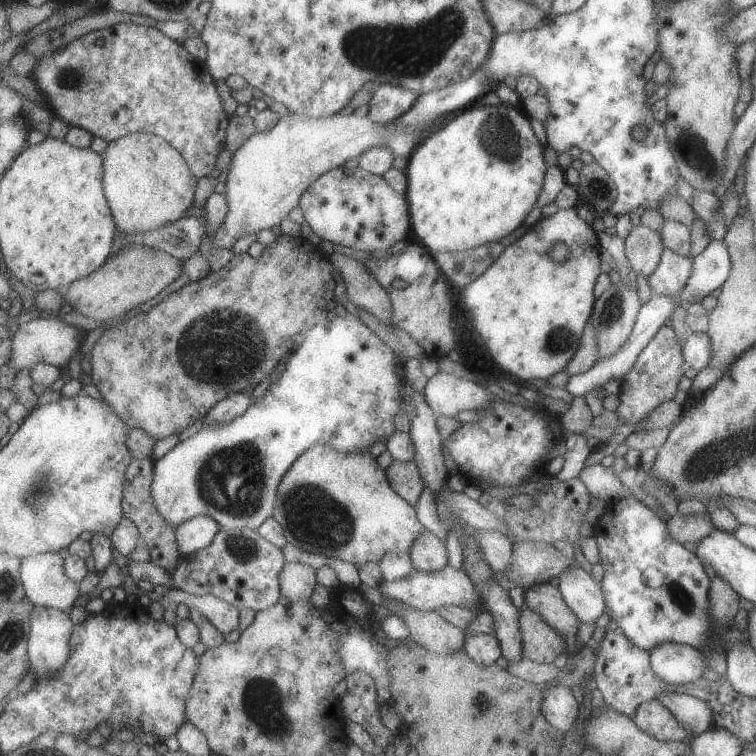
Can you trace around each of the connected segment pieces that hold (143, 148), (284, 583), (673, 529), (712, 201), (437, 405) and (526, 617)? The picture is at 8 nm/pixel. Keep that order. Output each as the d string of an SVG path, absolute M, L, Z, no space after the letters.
M130 133L125 137L117 141L111 142L107 149L103 153L104 156L104 194L108 198L109 207L112 209L112 214L114 215L117 227L119 230L125 233L141 233L153 231L157 228L165 227L167 224L179 221L181 216L186 213L186 215L193 213L193 196L195 196L195 190L198 188L198 180L191 170L191 168L186 164L185 158L177 151L164 137L153 135L149 133Z
M287 562L280 577L283 596L288 597L293 603L309 601L317 584L314 566L301 562Z
M675 513L667 520L666 534L678 544L697 542L713 530L707 515L686 516Z
M693 189L690 201L694 214L707 226L710 238L723 241L726 231L723 226L723 215L721 213L719 200L713 193Z
M438 373L427 379L422 396L435 417L455 417L462 411L481 411L494 400L494 396L476 382L447 373Z
M526 607L520 609L518 617L519 633L522 645L522 657L534 663L553 663L553 660L565 652L566 643L563 638L543 618Z

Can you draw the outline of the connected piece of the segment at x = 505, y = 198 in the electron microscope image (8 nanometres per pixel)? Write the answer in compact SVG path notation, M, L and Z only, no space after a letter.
M475 104L468 105L455 118L449 120L443 128L433 132L419 142L410 154L404 176L406 177L406 190L404 198L407 204L410 230L413 236L417 238L419 244L423 244L425 250L429 253L438 251L458 252L467 251L474 247L483 246L488 243L498 242L501 238L508 236L513 230L523 222L529 211L536 206L536 199L542 188L542 181L548 166L544 162L543 152L545 147L539 144L533 130L530 126L530 118L525 114L521 107L509 107L508 105L499 104L496 106L483 106Z

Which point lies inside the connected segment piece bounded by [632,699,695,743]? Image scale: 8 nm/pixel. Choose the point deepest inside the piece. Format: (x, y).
(651, 717)

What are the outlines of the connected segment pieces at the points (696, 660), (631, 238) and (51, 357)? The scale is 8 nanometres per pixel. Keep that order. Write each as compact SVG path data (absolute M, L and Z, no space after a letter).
M659 644L648 656L651 671L666 684L695 683L709 670L700 652L683 644Z
M639 224L624 239L624 250L635 274L649 277L658 266L664 247L659 233Z
M41 316L33 321L20 324L19 329L15 332L10 350L10 360L8 366L15 369L16 372L21 370L32 370L37 364L46 363L60 368L67 367L69 360L76 356L76 353L82 346L82 336L87 332L71 326L61 318L42 318Z

